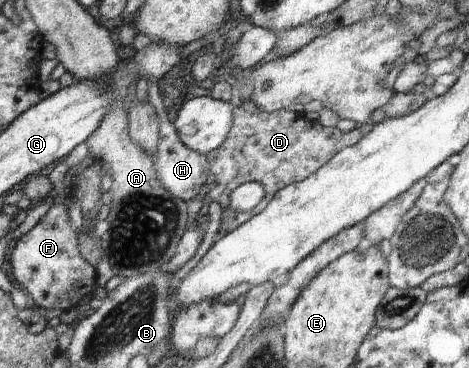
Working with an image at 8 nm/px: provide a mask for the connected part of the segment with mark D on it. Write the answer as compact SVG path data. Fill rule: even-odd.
M243 101L238 107L234 107L232 127L224 142L205 155L209 168L206 195L219 203L222 209L216 239L235 230L235 225L241 225L261 211L276 191L305 179L329 161L335 153L355 145L361 135L361 128L341 132L335 127L321 126L317 121L304 119L302 113L296 113L291 108L267 113L249 101ZM245 182L260 183L264 191L263 197L255 207L246 212L232 210L229 207L229 194Z

